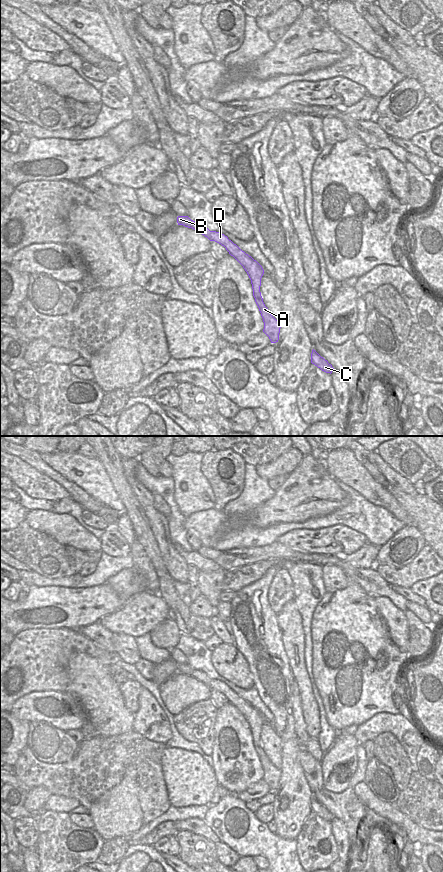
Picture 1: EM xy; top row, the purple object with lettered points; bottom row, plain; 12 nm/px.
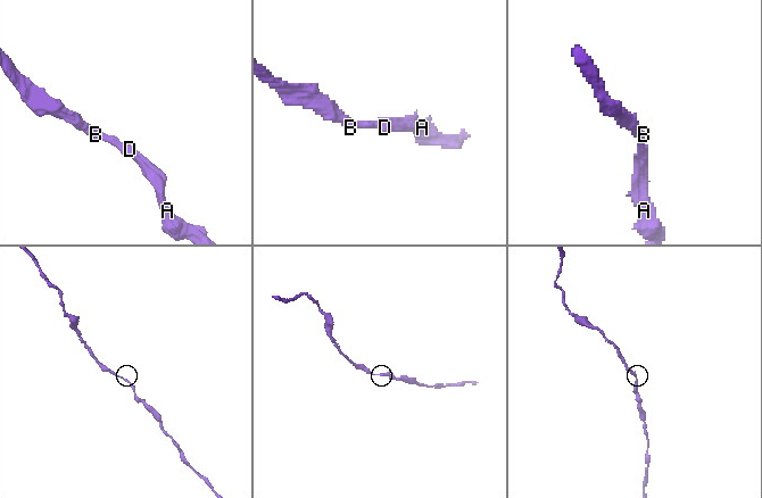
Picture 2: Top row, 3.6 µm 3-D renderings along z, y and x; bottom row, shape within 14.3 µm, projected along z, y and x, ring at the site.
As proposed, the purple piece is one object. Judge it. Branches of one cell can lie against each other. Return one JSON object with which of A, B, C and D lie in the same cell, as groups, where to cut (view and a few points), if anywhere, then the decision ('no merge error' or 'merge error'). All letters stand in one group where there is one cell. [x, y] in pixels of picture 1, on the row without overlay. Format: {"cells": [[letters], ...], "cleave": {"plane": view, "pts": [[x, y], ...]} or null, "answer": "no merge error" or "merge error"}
{"cells": [["A", "B", "C", "D"]], "cleave": null, "answer": "no merge error"}

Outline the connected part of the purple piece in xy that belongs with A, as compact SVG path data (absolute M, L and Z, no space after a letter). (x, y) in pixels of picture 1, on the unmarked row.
M178 664L177 671L178 673L183 673L196 678L200 682L207 685L210 689L215 689L221 692L226 696L229 702L243 714L251 728L253 744L263 766L263 780L269 785L271 791L278 790L281 770L277 769L271 763L263 750L260 740L261 726L264 722L262 714L251 704L242 699L236 692L234 692L221 680L210 679L204 672L193 669L188 664Z

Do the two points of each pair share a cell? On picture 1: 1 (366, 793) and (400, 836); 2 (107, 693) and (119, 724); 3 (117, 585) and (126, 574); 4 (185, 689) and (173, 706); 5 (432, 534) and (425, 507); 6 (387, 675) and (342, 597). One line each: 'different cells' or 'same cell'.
1: different cells
2: same cell
3: same cell
4: same cell
5: same cell
6: same cell

